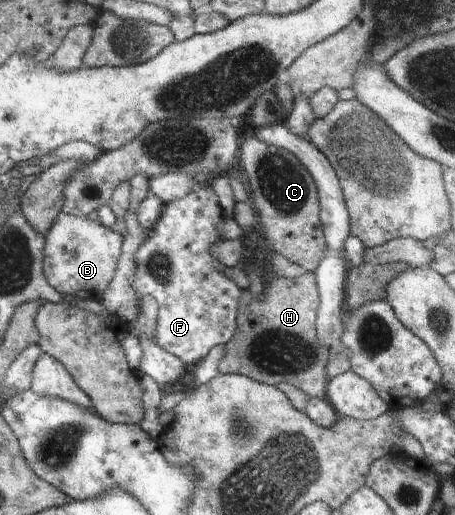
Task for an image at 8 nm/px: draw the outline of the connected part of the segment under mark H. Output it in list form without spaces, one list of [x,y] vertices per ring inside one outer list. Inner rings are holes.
[[[314,272],[294,278],[277,278],[271,282],[267,293],[253,299],[249,291],[243,291],[239,301],[236,334],[226,344],[226,356],[218,367],[223,374],[241,374],[261,383],[277,386],[290,383],[302,389],[310,398],[326,399],[328,373],[326,365],[331,351],[322,345],[316,334],[316,315],[320,304],[320,293]]]

